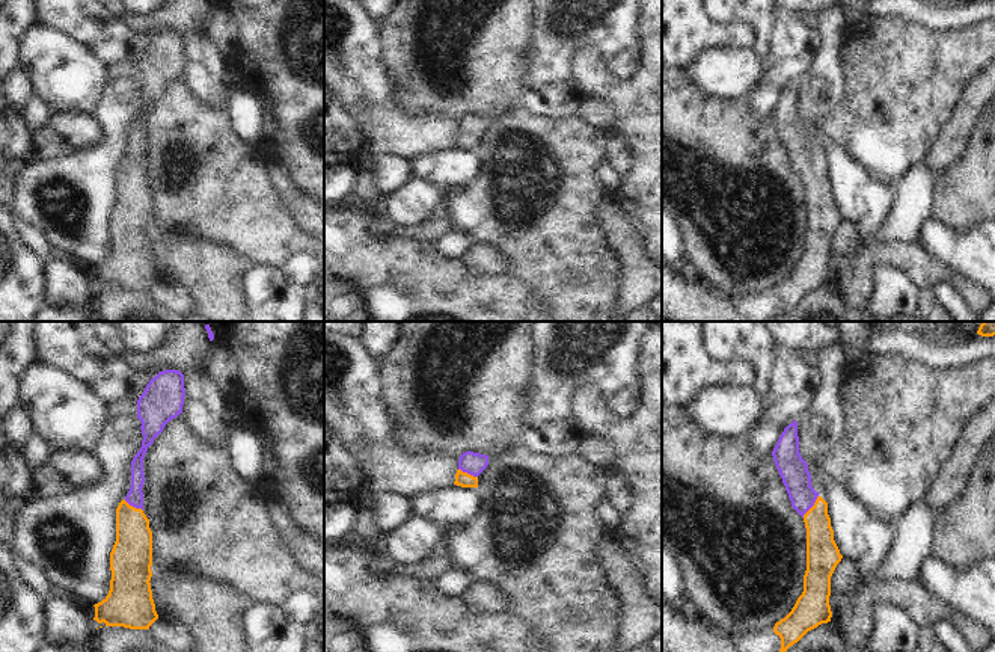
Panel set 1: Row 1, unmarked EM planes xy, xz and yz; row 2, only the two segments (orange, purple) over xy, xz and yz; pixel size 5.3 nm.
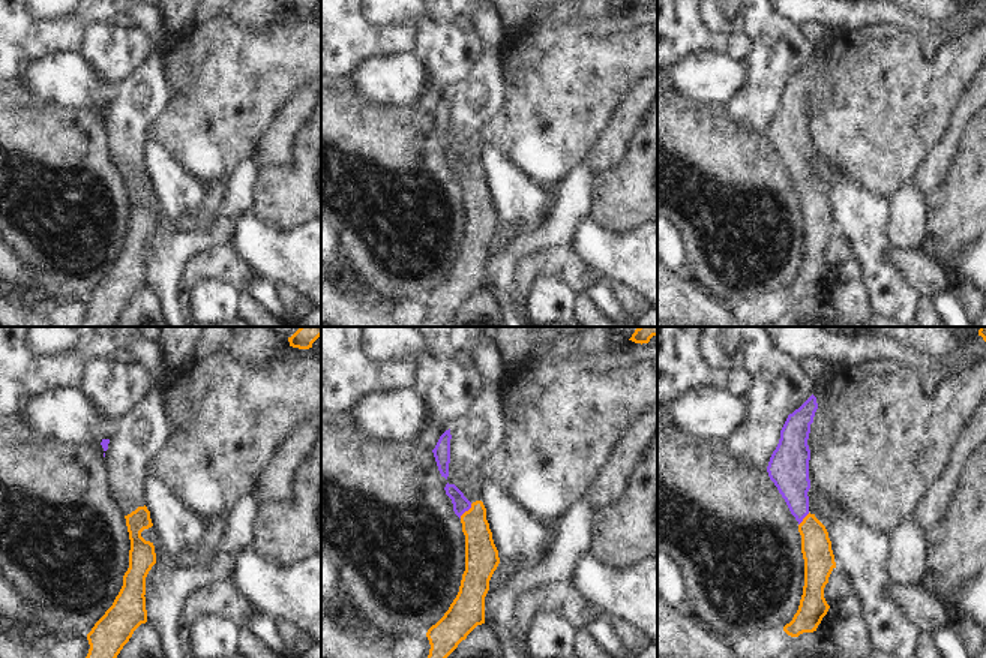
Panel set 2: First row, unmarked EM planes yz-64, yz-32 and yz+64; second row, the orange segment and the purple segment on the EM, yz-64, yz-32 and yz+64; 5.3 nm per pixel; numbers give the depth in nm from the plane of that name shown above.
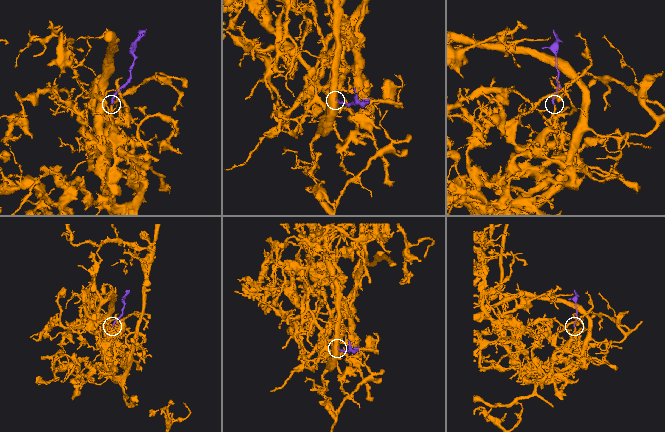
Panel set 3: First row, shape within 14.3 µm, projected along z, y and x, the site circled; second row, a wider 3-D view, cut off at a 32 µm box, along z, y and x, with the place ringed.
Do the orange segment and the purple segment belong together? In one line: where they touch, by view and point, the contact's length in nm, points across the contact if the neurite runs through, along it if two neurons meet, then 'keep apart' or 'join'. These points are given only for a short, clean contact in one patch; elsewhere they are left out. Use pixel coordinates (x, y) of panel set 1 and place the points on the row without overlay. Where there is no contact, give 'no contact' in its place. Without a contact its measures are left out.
meets orange in yz at (813, 168); contact 150 nm long; runs through yz (822, 213), (813, 168), (801, 156), (793, 132); join

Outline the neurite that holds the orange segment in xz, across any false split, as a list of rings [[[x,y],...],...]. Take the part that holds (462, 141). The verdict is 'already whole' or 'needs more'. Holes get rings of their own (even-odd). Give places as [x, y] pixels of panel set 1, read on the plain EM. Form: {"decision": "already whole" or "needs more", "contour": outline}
{"decision": "needs more", "contour": [[[466,113],[458,121],[454,146],[461,149],[478,149],[478,137],[487,130],[488,118]]]}

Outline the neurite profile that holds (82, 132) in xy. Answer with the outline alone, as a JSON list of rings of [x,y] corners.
[[[53,113],[47,125],[53,127],[74,152],[93,148],[103,139],[103,125],[93,115]]]

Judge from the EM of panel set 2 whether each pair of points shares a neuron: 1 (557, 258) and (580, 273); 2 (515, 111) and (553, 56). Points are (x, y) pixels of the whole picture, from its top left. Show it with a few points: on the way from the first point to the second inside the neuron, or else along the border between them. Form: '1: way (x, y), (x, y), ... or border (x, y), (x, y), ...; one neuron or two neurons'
1: way (563, 258), (574, 267); one neuron
2: way (529, 98), (553, 74), (553, 69); one neuron

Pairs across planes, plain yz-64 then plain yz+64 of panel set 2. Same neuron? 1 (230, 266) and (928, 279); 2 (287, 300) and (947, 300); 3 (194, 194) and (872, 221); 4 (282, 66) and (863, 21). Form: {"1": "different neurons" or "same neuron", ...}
{"1": "same neuron", "2": "different neurons", "3": "same neuron", "4": "different neurons"}

